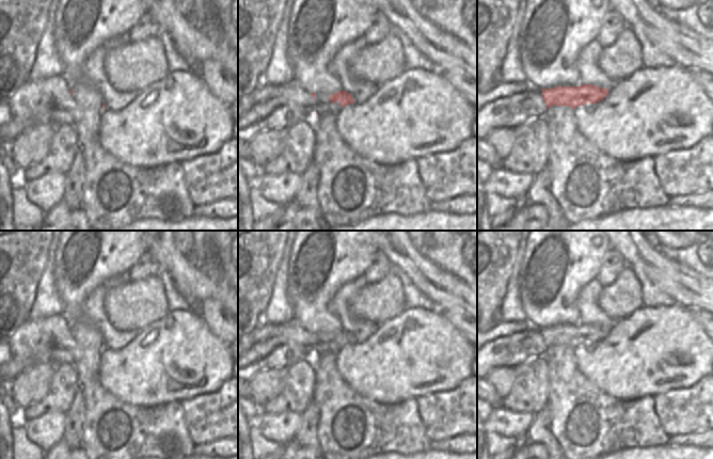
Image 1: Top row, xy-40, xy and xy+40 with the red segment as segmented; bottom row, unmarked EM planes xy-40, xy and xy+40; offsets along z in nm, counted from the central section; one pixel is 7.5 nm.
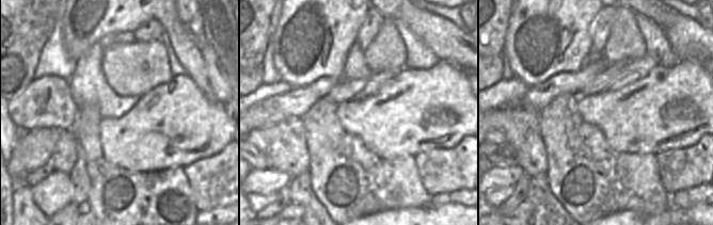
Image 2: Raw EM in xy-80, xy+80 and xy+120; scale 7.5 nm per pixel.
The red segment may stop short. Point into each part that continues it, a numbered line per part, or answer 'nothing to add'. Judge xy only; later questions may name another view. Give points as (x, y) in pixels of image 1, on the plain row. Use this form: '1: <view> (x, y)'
1: xy (292, 331)

